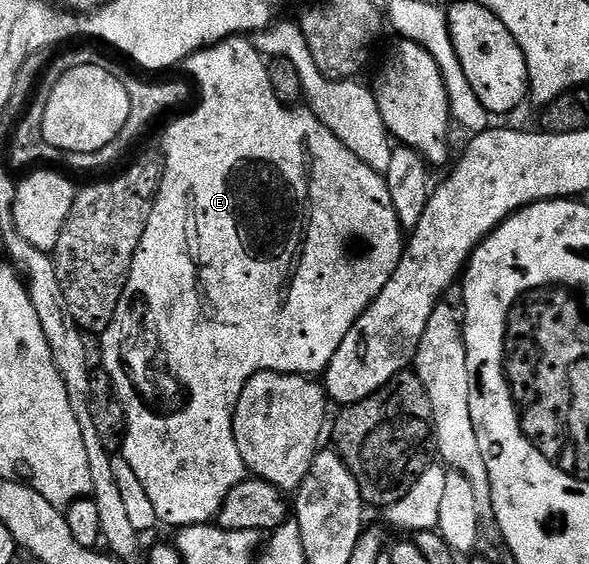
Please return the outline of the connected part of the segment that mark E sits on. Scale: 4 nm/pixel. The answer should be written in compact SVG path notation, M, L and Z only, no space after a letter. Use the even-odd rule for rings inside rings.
M246 36L228 37L225 41L218 41L216 45L208 45L205 49L199 49L192 57L187 58L185 69L191 72L195 85L199 88L200 105L192 111L188 117L175 121L167 129L163 137L163 153L167 156L161 165L161 176L159 178L159 192L156 193L154 201L151 202L151 214L147 220L145 231L141 235L141 243L135 252L135 258L131 264L134 268L127 284L133 287L133 291L139 293L147 306L139 307L135 313L139 313L140 327L144 331L142 340L151 341L155 357L139 357L140 337L137 335L125 335L121 339L121 333L125 333L127 321L121 321L121 307L117 311L117 317L109 323L105 332L100 334L102 368L110 375L110 381L115 380L115 373L123 373L123 385L131 385L135 400L139 401L140 408L153 410L156 413L168 411L168 413L183 413L183 418L177 419L174 415L157 415L153 421L143 421L129 431L129 460L133 471L139 473L141 487L149 495L153 502L153 511L157 511L160 522L165 526L175 525L182 527L186 525L206 525L212 519L218 518L219 509L223 506L225 495L237 487L237 483L245 480L243 460L237 451L235 436L233 435L233 415L237 407L237 399L245 387L249 378L263 375L270 371L275 375L319 375L326 370L327 364L333 359L337 347L341 347L341 339L349 335L353 323L357 323L359 316L369 308L373 299L381 295L385 283L393 275L397 263L403 254L405 235L401 230L396 212L393 211L392 200L389 199L389 187L384 174L373 171L345 143L321 123L315 114L307 107L288 107L282 105L273 95L269 87L269 71L267 61L263 54L258 53ZM163 341L171 343L175 351L163 349ZM164 365L169 373L158 373L153 368L161 368Z

